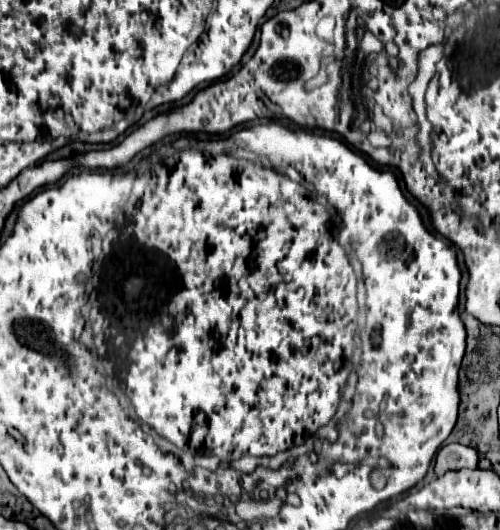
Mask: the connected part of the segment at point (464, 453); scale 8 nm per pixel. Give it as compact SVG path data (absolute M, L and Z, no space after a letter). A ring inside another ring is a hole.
M450 443L450 445L444 445L438 455L436 455L436 475L444 475L446 471L452 471L452 469L474 469L478 465L478 455L472 447L466 447L466 445L460 445L460 443Z

